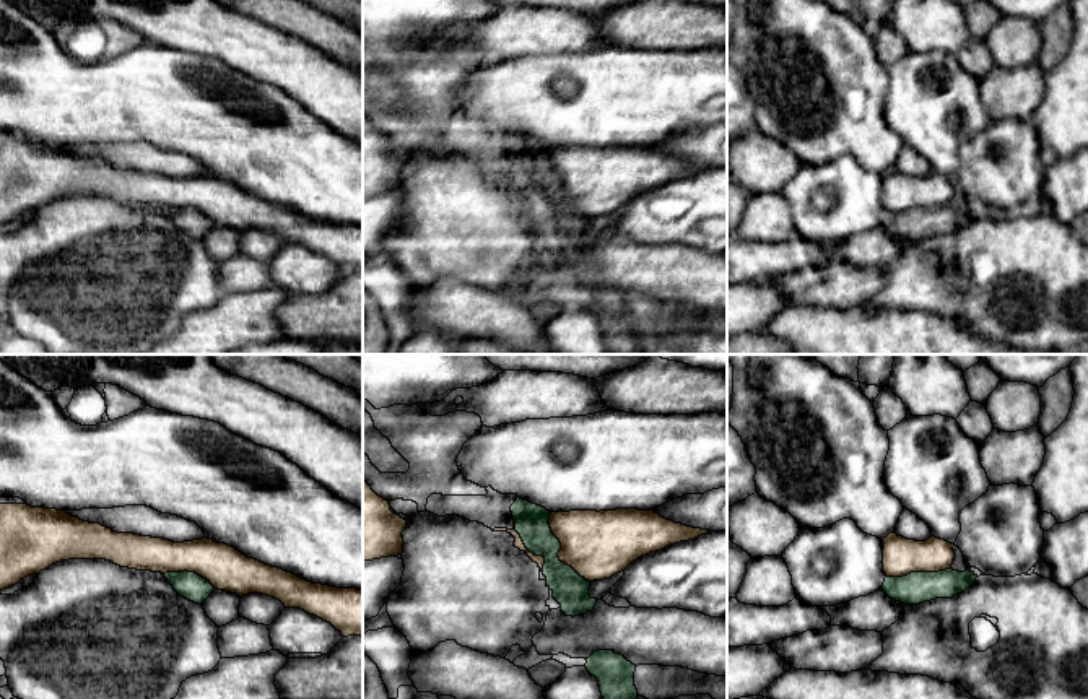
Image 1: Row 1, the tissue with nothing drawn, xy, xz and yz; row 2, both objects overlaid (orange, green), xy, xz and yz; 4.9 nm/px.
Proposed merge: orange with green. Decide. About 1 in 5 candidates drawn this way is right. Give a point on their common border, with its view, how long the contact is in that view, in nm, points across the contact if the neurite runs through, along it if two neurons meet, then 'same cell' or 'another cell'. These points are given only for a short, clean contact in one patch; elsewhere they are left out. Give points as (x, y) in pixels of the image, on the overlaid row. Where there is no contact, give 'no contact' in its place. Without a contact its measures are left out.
xz (560, 551) | 400 nm | along xz (550, 512), (550, 530), (560, 543), (558, 558), (589, 582) | another cell

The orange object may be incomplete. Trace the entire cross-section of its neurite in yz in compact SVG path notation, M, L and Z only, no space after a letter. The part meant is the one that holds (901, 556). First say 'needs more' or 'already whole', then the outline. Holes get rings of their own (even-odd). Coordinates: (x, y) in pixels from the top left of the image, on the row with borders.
already whole | M890 533L883 541L883 572L886 577L903 577L911 572L938 572L951 569L955 551L940 538L925 541L906 540Z

